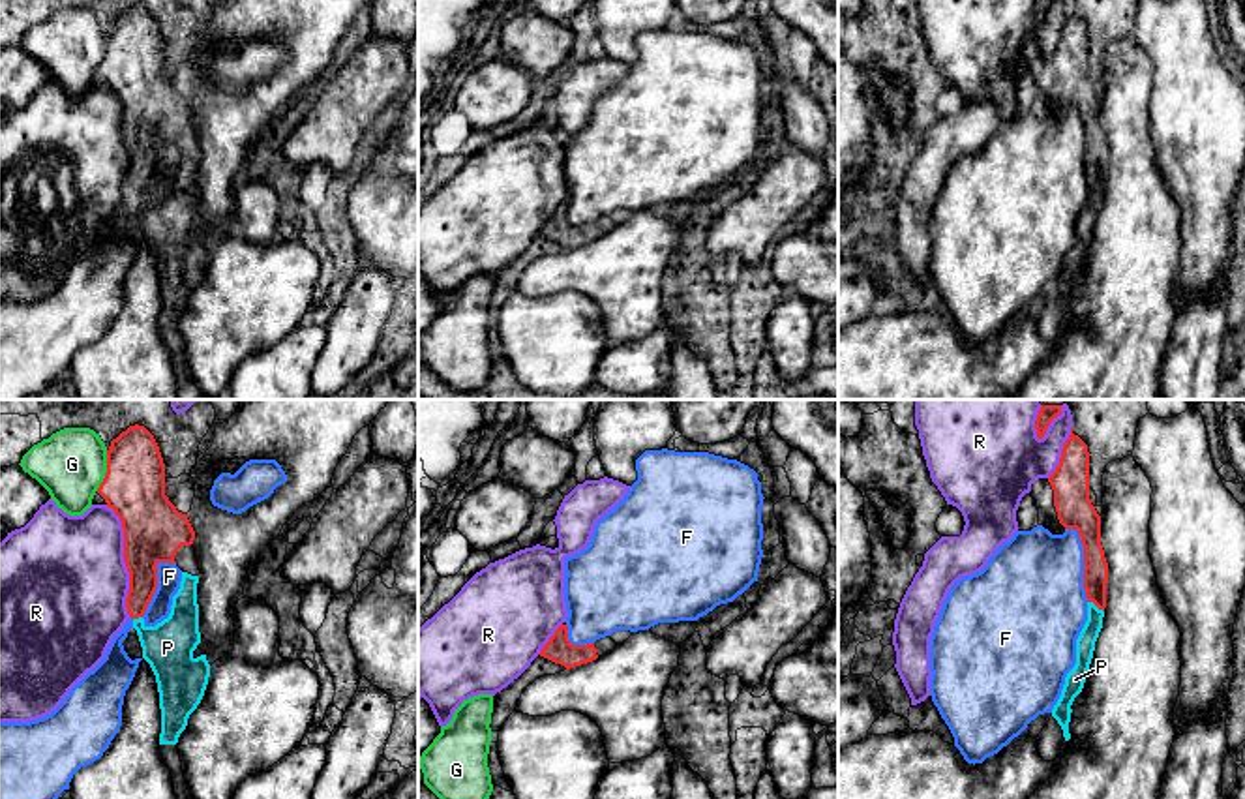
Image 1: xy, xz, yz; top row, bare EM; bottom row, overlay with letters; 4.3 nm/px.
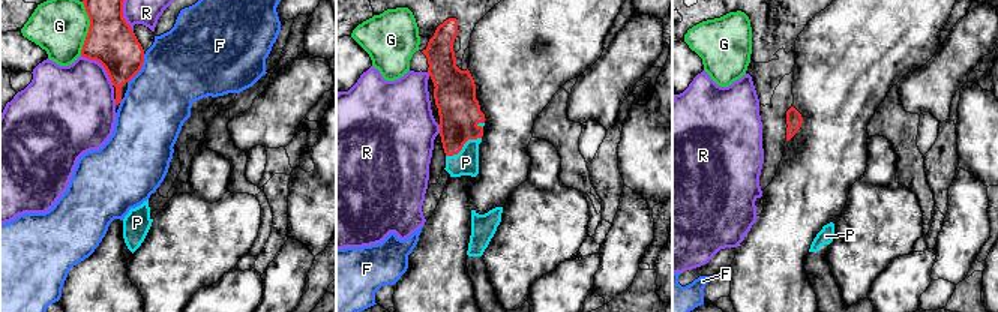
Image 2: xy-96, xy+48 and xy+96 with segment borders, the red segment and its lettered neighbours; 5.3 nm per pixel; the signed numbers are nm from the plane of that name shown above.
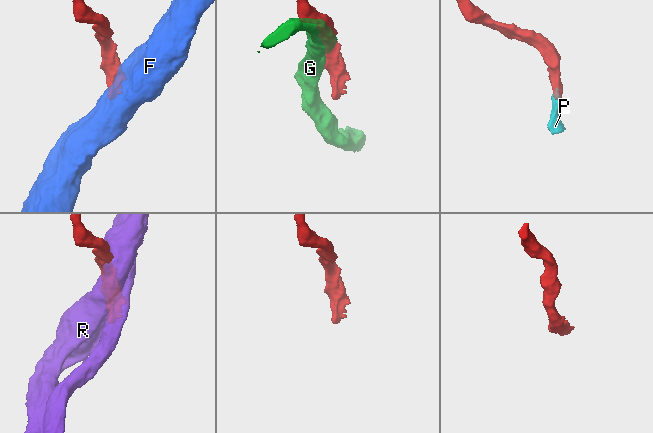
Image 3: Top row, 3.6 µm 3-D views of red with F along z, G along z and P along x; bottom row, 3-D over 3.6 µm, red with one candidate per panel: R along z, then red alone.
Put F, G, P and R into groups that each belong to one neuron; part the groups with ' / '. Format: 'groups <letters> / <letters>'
groups F / G / P / R

